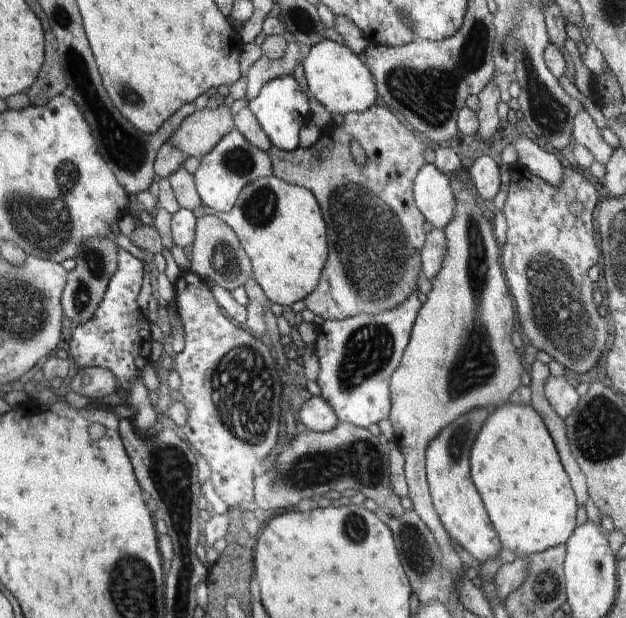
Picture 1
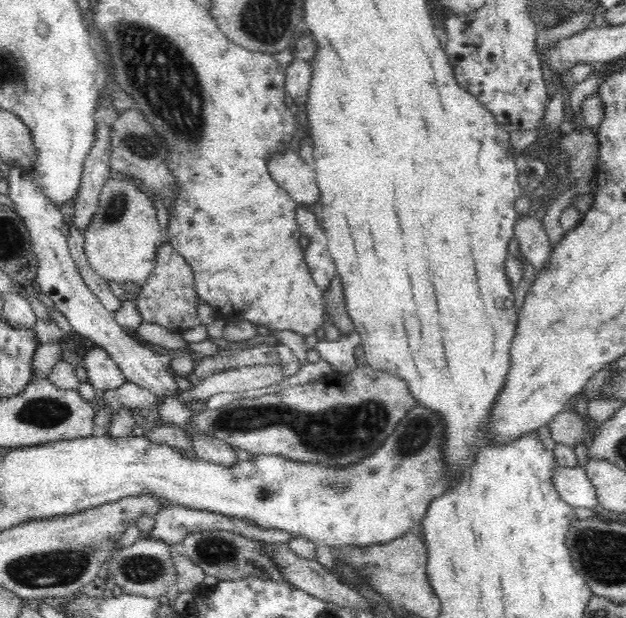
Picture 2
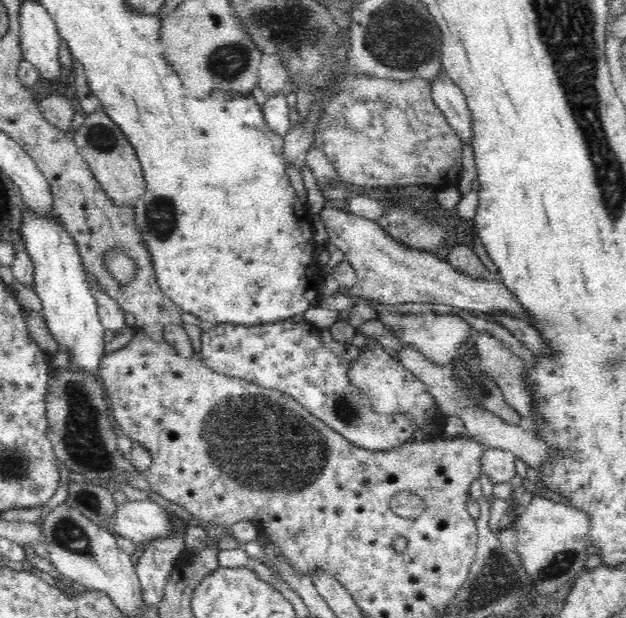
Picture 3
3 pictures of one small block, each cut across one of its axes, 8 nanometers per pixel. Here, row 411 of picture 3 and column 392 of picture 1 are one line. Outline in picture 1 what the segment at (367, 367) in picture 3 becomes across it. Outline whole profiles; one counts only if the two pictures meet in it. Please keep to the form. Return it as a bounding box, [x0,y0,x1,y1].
[388,165,524,582]

